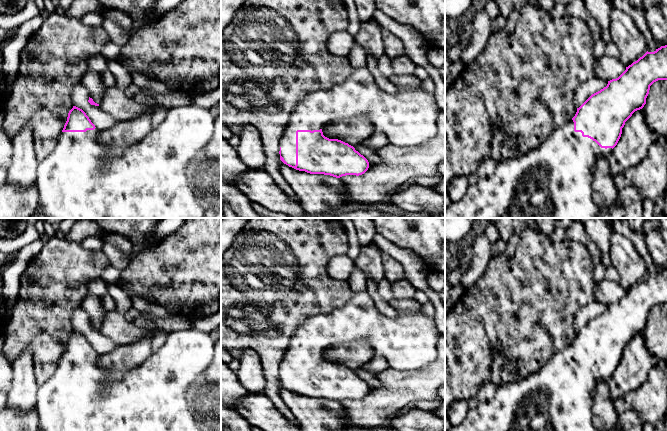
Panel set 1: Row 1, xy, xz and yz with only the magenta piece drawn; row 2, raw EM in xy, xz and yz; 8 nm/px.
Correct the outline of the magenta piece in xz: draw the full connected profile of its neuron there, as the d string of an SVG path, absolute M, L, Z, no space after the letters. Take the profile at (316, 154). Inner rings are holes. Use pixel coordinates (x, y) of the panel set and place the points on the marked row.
M320 129L320 130L313 130L313 131L311 131L311 130L297 130L297 131L296 131L296 165L295 165L295 166L292 166L292 165L290 165L290 164L288 164L288 163L284 160L284 158L281 156L281 147L280 147L279 154L280 154L280 160L281 160L284 164L286 164L286 165L288 165L289 167L292 167L292 168L294 168L294 169L296 169L296 170L305 171L305 172L310 173L310 174L324 174L324 175L330 175L330 176L333 176L333 177L336 177L336 178L340 178L340 177L346 176L346 175L356 175L356 176L362 175L362 174L364 174L364 173L368 170L368 168L369 168L369 162L368 162L368 160L367 160L363 155L361 155L358 151L356 151L353 146L351 146L351 145L349 145L348 143L345 143L345 142L343 142L343 141L341 141L341 140L338 140L338 139L329 139L329 138L325 137L325 136L323 135L322 129Z

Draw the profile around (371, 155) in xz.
M359 143L354 146L355 150L358 151L361 155L363 155L369 163L379 163L380 156L378 154L378 150L368 148L363 143Z

